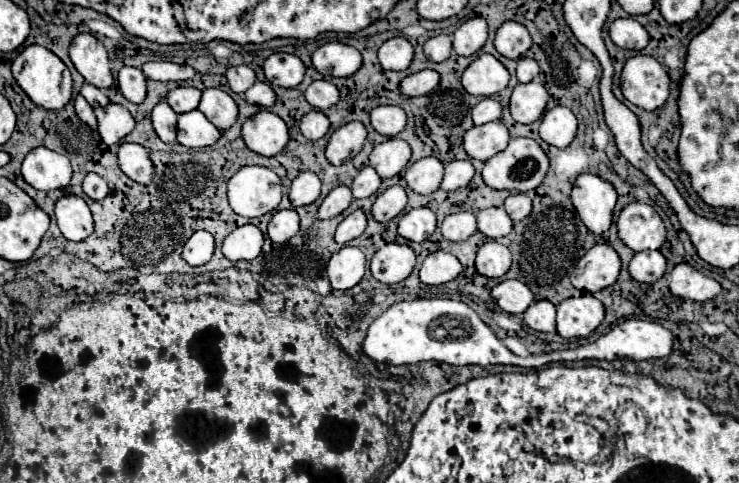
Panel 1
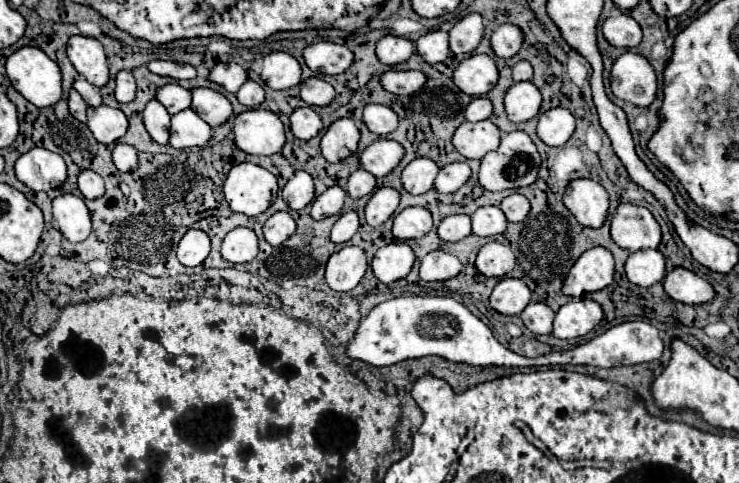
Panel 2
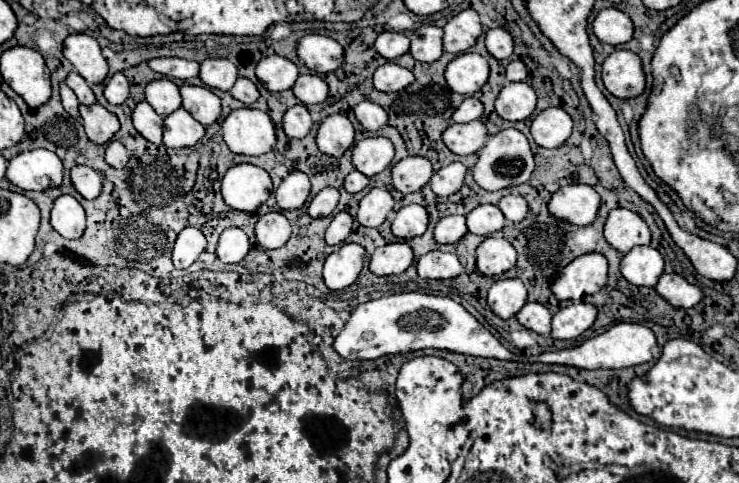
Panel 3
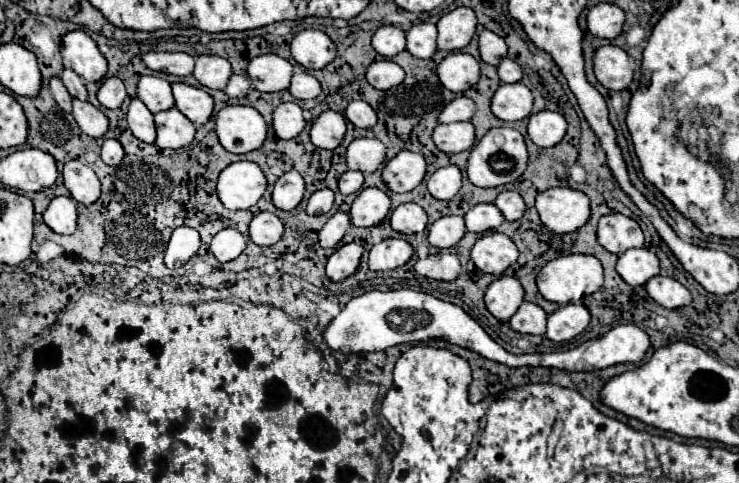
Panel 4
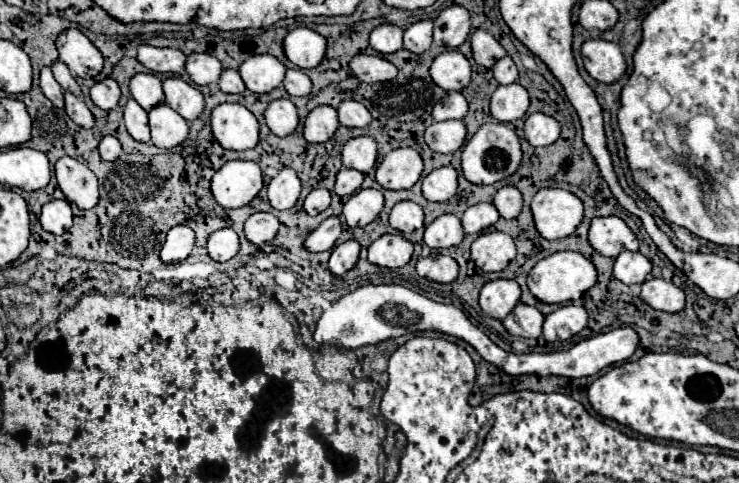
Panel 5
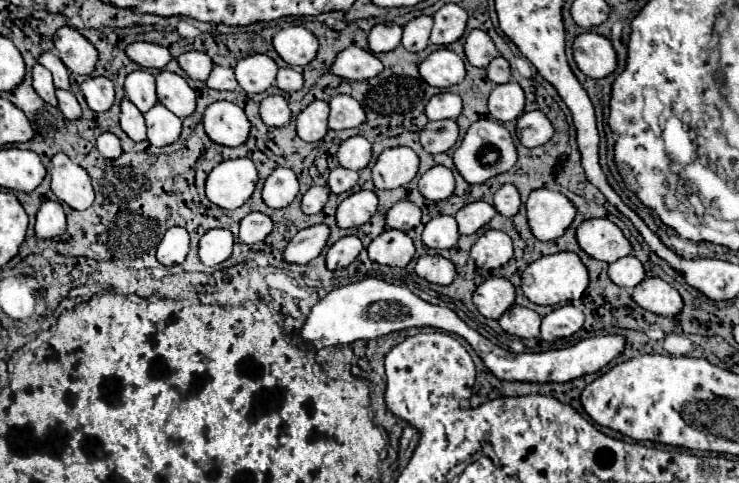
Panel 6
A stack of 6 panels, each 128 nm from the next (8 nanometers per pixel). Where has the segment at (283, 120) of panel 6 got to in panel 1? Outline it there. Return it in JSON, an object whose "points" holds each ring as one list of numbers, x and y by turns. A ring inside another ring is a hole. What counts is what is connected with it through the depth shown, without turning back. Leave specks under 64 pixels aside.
{"points":[[312,110,304,114,300,120,300,130,308,140,320,140,328,132,328,128,330,120,320,110]]}

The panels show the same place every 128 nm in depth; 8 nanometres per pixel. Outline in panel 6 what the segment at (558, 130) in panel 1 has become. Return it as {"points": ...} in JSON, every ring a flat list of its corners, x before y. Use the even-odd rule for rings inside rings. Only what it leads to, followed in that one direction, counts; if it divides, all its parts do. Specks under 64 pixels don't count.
{"points":[[524,112,518,116,518,136,520,142,528,148,546,144,554,134,550,120,542,112]]}

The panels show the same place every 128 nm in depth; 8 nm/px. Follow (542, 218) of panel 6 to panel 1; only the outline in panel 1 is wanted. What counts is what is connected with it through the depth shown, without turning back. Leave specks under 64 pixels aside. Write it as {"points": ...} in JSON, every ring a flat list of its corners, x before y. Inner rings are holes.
{"points":[[596,174,578,176,572,190,572,202,580,220,594,234,600,234,612,226,616,200,618,194,614,186]]}

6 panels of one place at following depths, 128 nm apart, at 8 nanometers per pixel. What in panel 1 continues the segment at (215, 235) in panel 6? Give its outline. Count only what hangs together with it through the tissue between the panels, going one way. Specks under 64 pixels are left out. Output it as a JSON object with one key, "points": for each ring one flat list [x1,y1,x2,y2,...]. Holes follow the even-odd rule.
{"points":[[246,224,226,236,226,240,222,244,222,252,232,262,254,260,260,254,262,244,264,244,264,236,262,236,260,228,254,224]]}

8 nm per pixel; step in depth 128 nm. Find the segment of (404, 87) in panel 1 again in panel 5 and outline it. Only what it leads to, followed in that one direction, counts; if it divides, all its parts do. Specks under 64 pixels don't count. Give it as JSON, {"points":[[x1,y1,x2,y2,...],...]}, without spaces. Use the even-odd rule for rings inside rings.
{"points":[[354,56,350,62,350,72,352,76,360,78,366,84,374,84,374,82,388,82,394,80,398,74,398,68,394,64,390,64,384,58,378,56]]}

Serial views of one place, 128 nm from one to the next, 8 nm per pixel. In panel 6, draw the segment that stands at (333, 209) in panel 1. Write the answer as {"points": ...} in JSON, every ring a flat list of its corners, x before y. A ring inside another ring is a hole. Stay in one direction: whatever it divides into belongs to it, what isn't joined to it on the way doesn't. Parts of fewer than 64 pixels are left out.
{"points":[[312,186,304,196,302,196,302,212,304,214,318,214,326,200,328,200,328,186]]}

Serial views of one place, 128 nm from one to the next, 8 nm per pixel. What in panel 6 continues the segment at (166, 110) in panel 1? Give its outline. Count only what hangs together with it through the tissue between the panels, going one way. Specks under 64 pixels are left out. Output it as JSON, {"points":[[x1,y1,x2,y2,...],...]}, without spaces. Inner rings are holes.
{"points":[[128,98,122,100,120,126,122,126,122,130,124,130,134,142,146,140,146,124,144,124,144,116,142,116,142,112,140,112]]}

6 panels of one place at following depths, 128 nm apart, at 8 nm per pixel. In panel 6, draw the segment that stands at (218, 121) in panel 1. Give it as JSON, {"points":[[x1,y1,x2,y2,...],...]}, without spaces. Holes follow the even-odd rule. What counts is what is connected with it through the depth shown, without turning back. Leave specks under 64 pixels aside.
{"points":[[160,72,156,76,156,90,158,100,178,118,186,118,196,110,196,92,182,76,172,72]]}

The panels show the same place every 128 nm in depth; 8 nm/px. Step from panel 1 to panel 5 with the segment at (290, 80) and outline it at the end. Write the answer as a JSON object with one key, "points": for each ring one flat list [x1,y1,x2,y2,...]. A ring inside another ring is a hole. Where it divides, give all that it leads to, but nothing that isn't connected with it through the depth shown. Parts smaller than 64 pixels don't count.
{"points":[[272,54,250,56,240,66,240,76,250,92,262,94,278,88,286,76,286,66]]}

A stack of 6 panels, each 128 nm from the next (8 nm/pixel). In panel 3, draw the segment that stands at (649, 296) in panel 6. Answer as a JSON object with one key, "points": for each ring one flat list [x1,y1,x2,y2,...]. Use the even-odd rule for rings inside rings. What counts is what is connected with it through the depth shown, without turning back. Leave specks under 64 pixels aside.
{"points":[[662,274,656,284,658,294,678,308,692,308,702,300,702,288,688,282,682,274]]}

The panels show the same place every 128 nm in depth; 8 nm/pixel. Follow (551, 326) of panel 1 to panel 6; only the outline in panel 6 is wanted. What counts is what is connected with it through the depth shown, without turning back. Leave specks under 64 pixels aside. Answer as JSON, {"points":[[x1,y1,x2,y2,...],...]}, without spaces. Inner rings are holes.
{"points":[[518,304,510,306,498,322,500,322,502,330,506,330,512,336,518,336,518,338,536,338,536,336,540,336,542,318,534,310,518,306]]}

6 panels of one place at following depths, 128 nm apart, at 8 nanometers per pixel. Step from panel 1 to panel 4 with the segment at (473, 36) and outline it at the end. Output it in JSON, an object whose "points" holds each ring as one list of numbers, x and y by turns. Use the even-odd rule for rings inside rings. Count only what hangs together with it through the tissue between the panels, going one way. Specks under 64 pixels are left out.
{"points":[[456,8,438,22,438,50,454,52,470,44,476,32,476,14,470,8]]}

